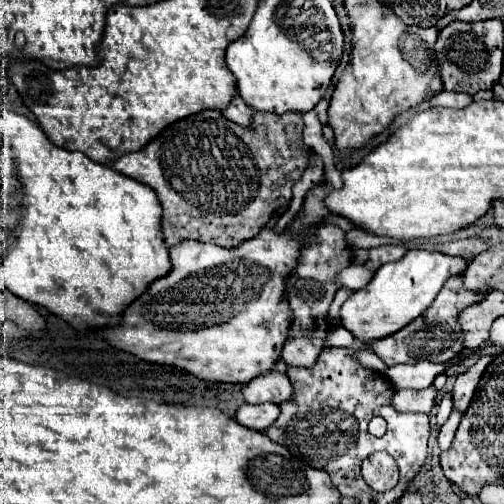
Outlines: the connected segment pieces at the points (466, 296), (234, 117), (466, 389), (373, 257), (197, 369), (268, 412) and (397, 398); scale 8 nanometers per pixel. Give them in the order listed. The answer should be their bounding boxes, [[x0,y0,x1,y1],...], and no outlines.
[[367,275,485,365],[221,95,253,127],[453,357,491,413],[365,245,407,271],[97,229,299,383],[235,403,279,431],[391,387,437,413]]

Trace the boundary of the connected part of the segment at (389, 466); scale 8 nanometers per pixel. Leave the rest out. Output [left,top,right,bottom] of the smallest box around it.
[363,453,397,491]

